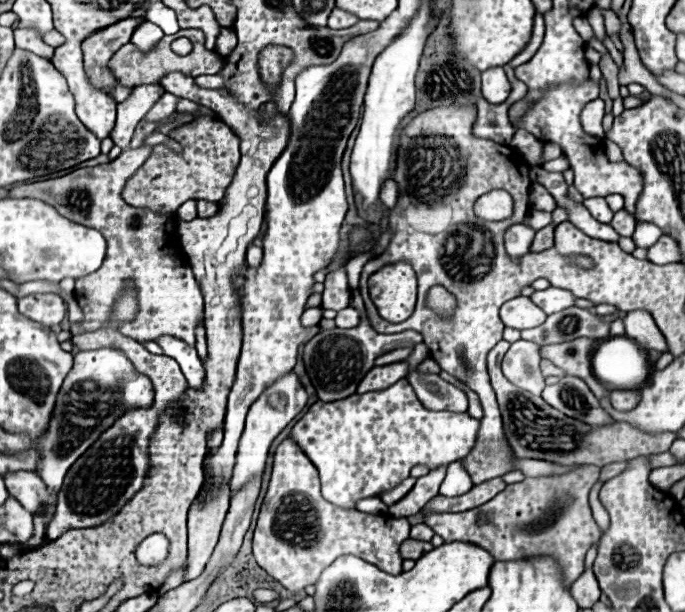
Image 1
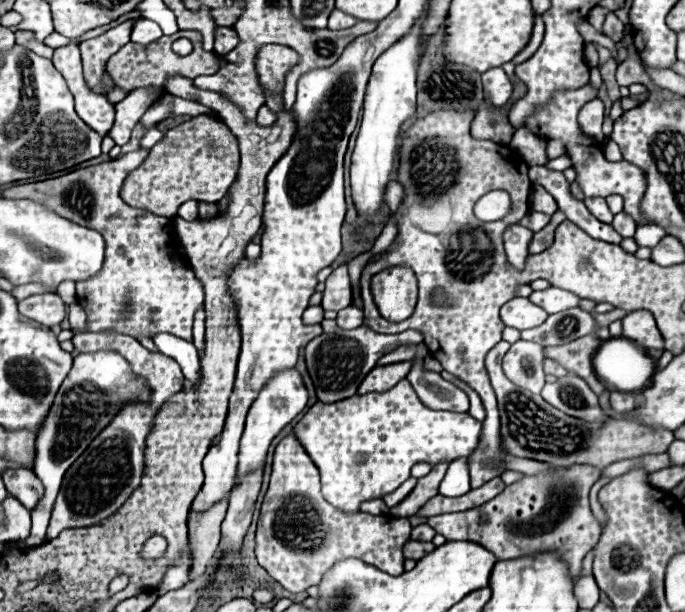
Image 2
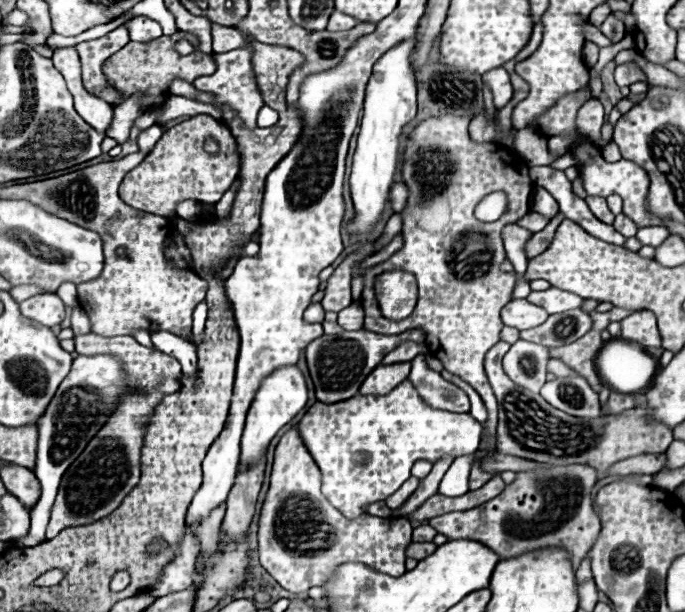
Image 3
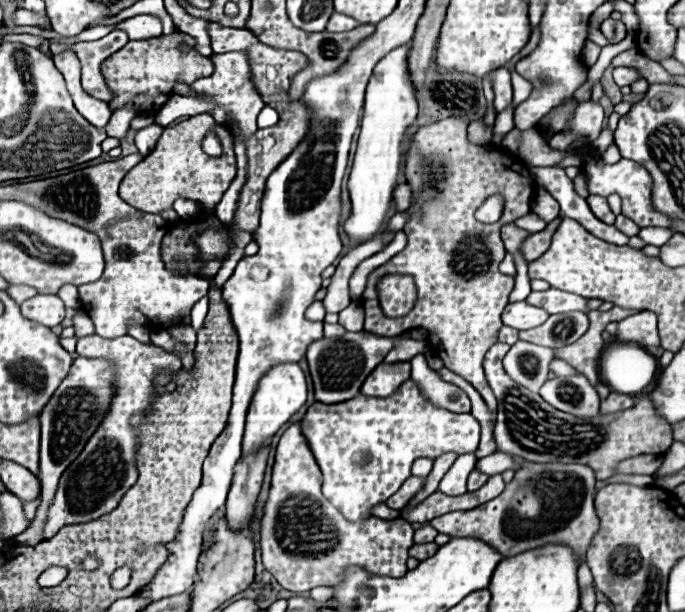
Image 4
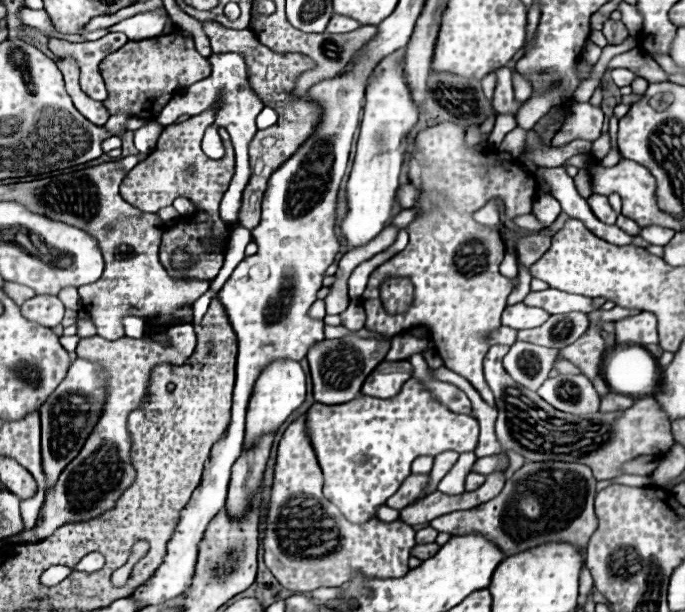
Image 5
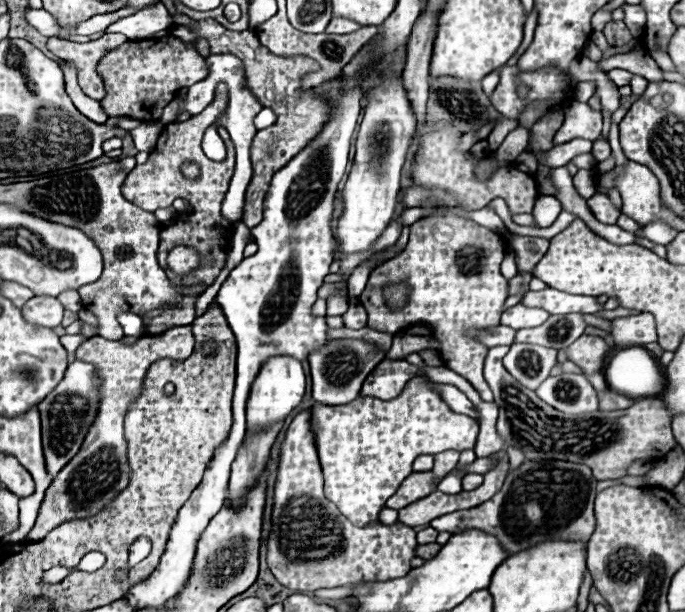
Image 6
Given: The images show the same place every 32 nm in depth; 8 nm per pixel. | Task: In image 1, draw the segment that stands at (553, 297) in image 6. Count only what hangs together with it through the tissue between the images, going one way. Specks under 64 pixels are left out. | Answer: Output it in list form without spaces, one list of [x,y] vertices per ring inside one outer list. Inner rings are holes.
[[[546,288],[546,290],[536,290],[532,296],[532,302],[540,306],[546,314],[554,314],[558,310],[564,310],[566,306],[574,306],[574,294],[562,288]]]

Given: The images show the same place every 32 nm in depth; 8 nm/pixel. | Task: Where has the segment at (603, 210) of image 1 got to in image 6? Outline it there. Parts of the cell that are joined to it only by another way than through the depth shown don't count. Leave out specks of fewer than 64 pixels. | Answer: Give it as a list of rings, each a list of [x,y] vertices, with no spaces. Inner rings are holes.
[[[598,192],[592,198],[588,198],[588,206],[590,206],[592,214],[604,224],[616,224],[618,216],[620,216],[620,210],[614,208],[610,198],[604,194],[598,194]]]

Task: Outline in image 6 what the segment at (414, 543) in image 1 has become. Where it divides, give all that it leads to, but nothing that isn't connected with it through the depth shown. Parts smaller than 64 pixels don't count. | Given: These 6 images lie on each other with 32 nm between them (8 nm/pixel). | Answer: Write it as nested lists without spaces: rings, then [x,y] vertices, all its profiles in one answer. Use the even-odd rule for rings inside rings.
[[[422,544],[422,546],[418,546],[416,550],[414,550],[414,554],[418,556],[418,558],[424,558],[424,560],[430,560],[434,554],[438,554],[438,550],[440,550],[440,544]]]

